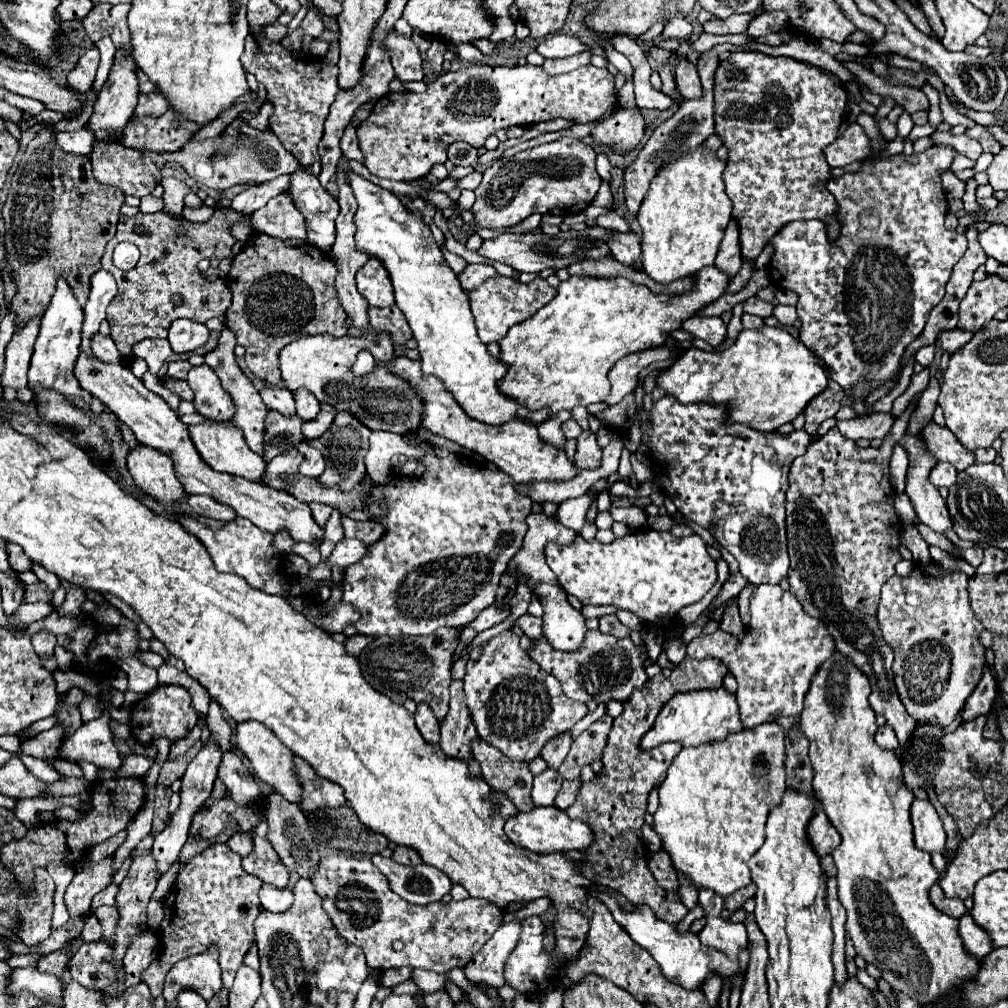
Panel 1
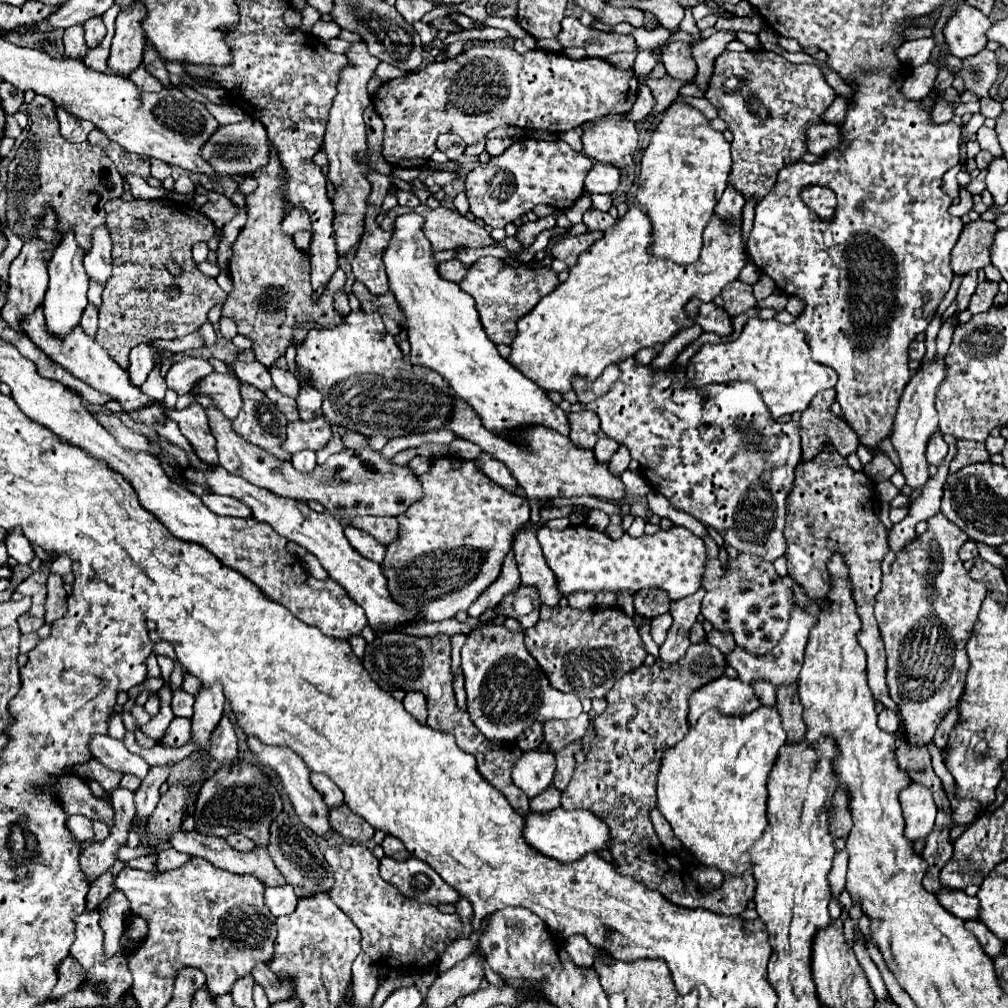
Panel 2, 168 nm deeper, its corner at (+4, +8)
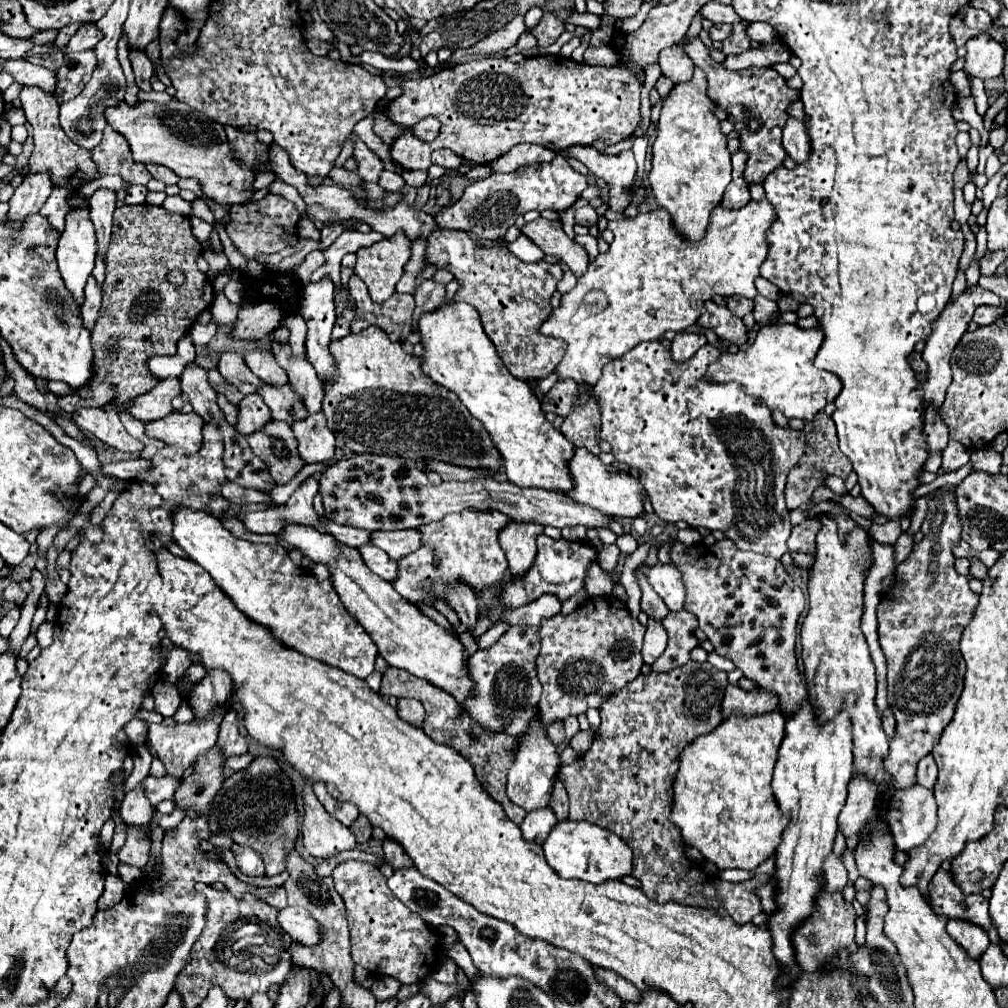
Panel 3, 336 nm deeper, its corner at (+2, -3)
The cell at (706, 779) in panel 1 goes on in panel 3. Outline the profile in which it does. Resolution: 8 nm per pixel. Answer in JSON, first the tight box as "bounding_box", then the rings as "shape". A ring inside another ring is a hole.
{"bounding_box":[671,709,789,869],"shape":[[[779,709],[763,715],[731,715],[709,735],[697,737],[681,755],[681,767],[673,783],[673,813],[671,821],[681,829],[687,845],[697,847],[705,859],[719,869],[757,869],[781,843],[781,835],[789,825],[789,815],[779,811],[771,791],[773,767],[777,761],[779,743],[785,735],[785,717]]]}

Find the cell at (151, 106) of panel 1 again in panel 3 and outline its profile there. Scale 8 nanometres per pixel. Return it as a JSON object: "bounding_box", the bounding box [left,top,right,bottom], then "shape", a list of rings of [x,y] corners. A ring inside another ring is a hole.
{"bounding_box":[129,47,153,91],"shape":[[[129,47],[129,59],[131,59],[133,71],[135,71],[135,81],[137,81],[139,89],[141,91],[151,91],[151,85],[149,85],[149,79],[153,77],[151,59],[145,55],[145,51],[135,49],[135,47]]]}

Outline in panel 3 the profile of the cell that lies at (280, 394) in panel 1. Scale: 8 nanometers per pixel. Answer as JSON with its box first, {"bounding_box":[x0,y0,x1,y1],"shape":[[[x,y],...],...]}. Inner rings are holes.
{"bounding_box":[217,353,261,395],"shape":[[[223,353],[217,365],[217,371],[223,375],[227,383],[235,385],[245,395],[257,393],[257,389],[261,387],[261,379],[257,379],[257,375],[253,375],[253,371],[245,367],[243,357],[237,353]]]}

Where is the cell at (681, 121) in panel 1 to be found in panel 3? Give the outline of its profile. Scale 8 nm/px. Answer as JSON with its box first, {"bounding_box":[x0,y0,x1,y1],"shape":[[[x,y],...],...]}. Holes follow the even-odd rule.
{"bounding_box":[723,21,751,55],"shape":[[[735,21],[731,35],[723,41],[723,53],[725,55],[737,55],[741,51],[747,51],[751,45],[751,39],[747,35],[749,21]]]}

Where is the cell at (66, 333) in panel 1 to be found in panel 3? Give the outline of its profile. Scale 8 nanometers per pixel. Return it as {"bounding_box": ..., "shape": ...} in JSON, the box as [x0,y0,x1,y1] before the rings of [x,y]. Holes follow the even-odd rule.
{"bounding_box":[57,207,97,305],"shape":[[[73,207],[65,217],[65,231],[57,245],[59,273],[81,305],[85,279],[93,271],[97,253],[97,235],[89,217],[89,207]]]}

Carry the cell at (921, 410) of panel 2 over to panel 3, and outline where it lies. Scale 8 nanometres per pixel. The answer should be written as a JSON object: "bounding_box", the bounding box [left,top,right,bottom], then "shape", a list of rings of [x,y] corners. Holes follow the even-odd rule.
{"bounding_box":[921,285,1003,407],"shape":[[[975,285],[975,287],[971,287],[971,289],[965,289],[959,297],[951,299],[951,301],[945,305],[945,309],[941,311],[941,315],[931,323],[931,333],[929,333],[929,337],[925,339],[925,349],[923,349],[923,361],[929,365],[927,381],[921,383],[921,385],[923,385],[923,391],[925,391],[925,405],[941,407],[941,403],[943,403],[943,399],[945,399],[945,391],[947,391],[947,387],[949,387],[949,383],[951,383],[949,357],[951,357],[955,345],[959,343],[959,339],[963,337],[963,333],[967,331],[967,325],[969,325],[969,321],[971,321],[971,317],[973,317],[973,311],[975,311],[979,305],[1001,306],[1002,304],[1003,301],[999,299],[995,293],[991,293],[991,291],[987,291],[987,289],[979,287],[979,285]]]}

